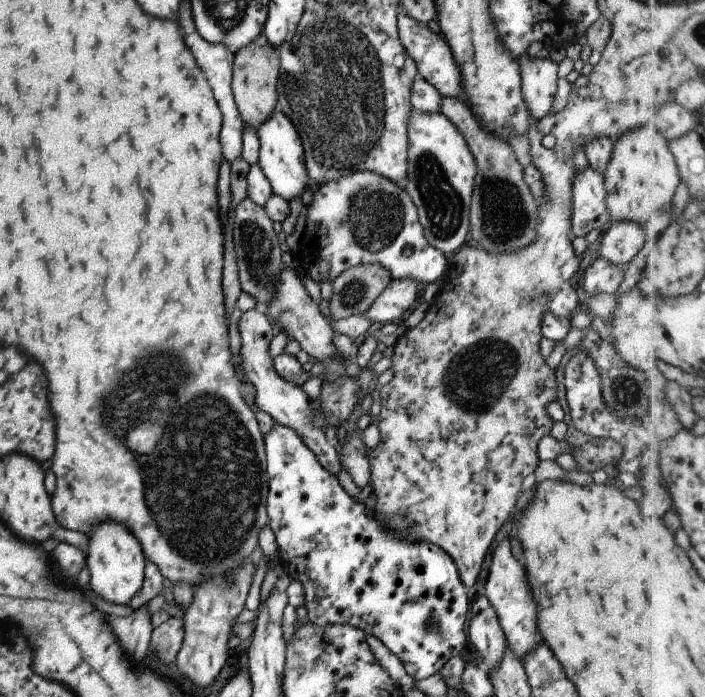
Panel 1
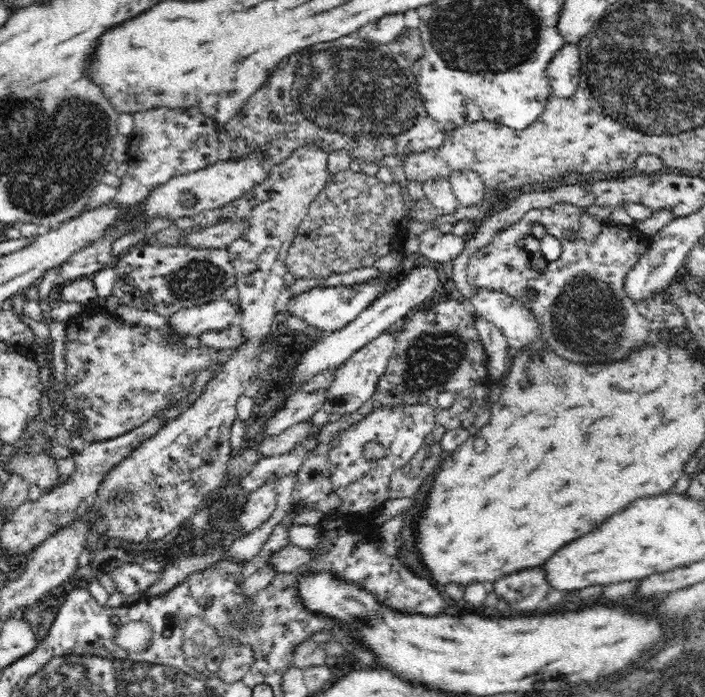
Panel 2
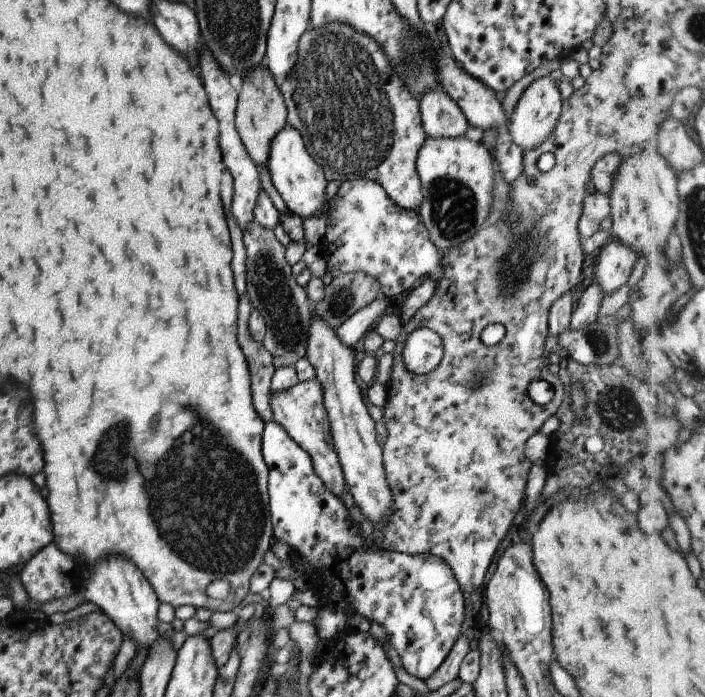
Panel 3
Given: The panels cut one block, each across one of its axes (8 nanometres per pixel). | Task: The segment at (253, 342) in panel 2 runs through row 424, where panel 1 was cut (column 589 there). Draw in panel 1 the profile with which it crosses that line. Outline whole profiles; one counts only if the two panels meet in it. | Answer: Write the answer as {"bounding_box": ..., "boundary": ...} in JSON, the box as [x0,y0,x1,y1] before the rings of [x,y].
{"bounding_box":[570,165,611,236],"boundary":[[[589,165],[582,170],[575,170],[572,178],[572,198],[570,229],[574,236],[584,236],[588,231],[594,228],[601,230],[601,226],[611,220],[604,203],[605,189],[603,174],[594,171]]]}

